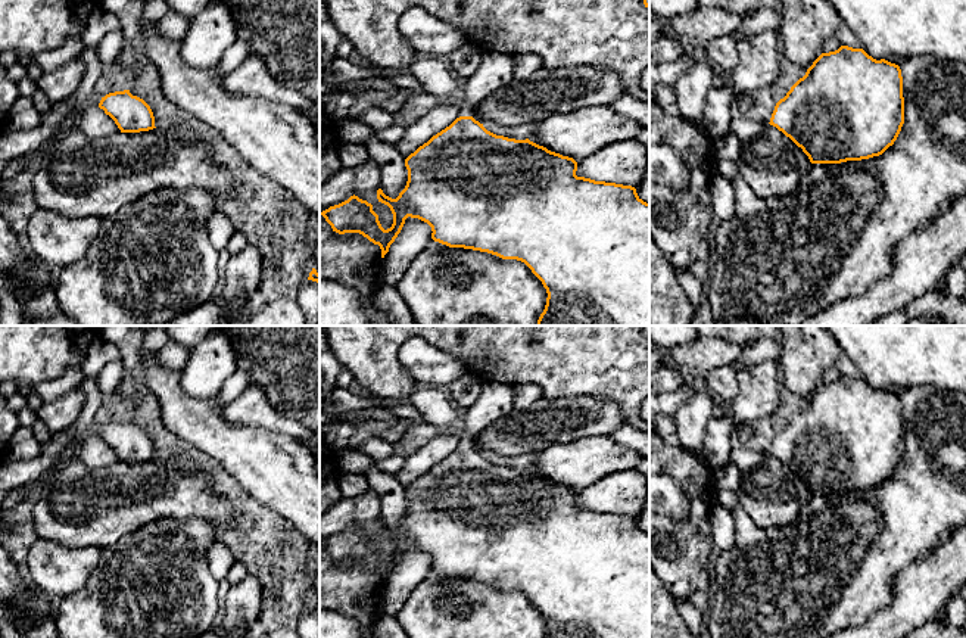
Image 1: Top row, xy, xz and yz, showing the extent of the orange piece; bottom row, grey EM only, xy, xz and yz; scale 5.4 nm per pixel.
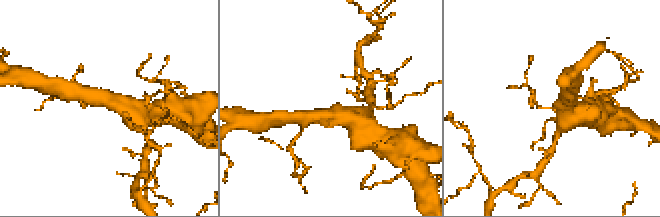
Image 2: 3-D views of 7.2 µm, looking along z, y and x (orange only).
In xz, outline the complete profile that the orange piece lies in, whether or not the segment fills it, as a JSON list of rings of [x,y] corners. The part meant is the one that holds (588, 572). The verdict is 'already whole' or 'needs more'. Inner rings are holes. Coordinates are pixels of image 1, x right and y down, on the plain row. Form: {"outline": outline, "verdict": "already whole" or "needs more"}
{"outline": [[[483,380],[483,389],[476,404],[465,410],[464,426],[461,429],[461,446],[456,448],[449,457],[433,466],[427,473],[420,476],[405,489],[408,511],[405,519],[399,523],[396,529],[386,526],[381,519],[377,520],[378,532],[387,535],[393,544],[393,554],[390,558],[384,560],[378,551],[378,545],[373,541],[373,535],[367,530],[359,529],[355,525],[350,526],[348,530],[322,541],[321,545],[331,555],[333,561],[339,564],[359,563],[374,575],[378,575],[381,579],[381,588],[384,588],[384,585],[389,582],[390,575],[401,563],[405,550],[411,547],[418,548],[431,557],[431,569],[434,572],[439,572],[449,578],[464,578],[487,582],[502,589],[521,591],[532,600],[532,603],[542,611],[543,617],[546,619],[548,628],[545,638],[649,638],[649,533],[644,532],[638,526],[636,519],[632,516],[577,507],[577,492],[573,488],[551,482],[546,477],[530,472],[529,469],[515,470],[504,466],[496,466],[487,461],[483,454],[476,451],[471,444],[474,442],[477,433],[511,411],[512,386]]], "verdict": "needs more"}

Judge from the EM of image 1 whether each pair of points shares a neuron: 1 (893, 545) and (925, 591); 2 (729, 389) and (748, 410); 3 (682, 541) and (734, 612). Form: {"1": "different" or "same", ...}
{"1": "different", "2": "different", "3": "different"}

